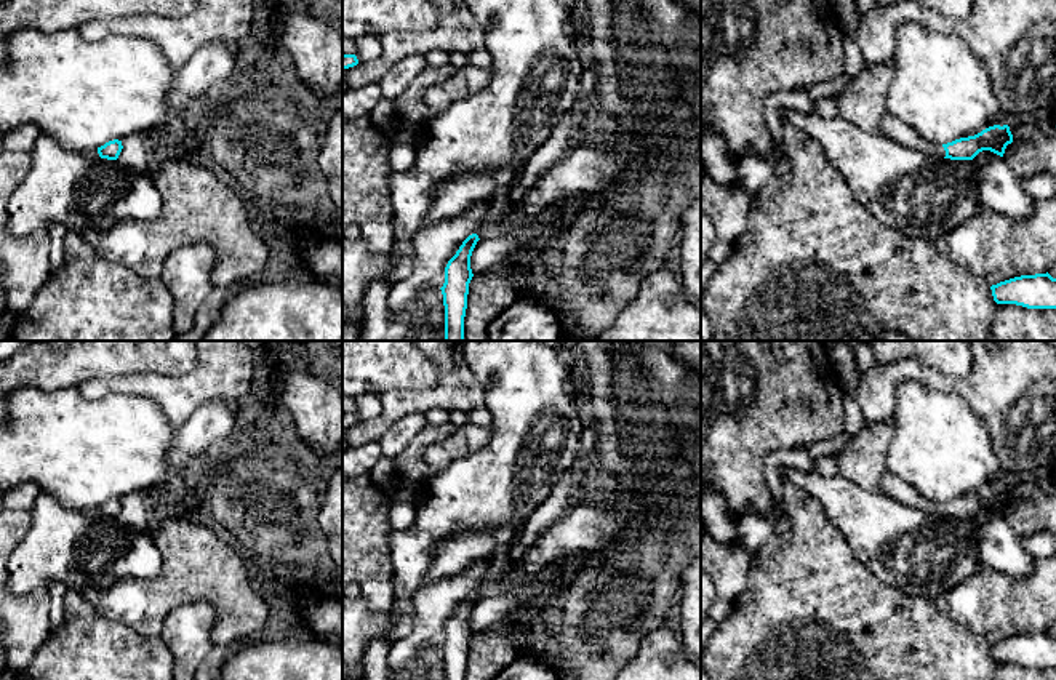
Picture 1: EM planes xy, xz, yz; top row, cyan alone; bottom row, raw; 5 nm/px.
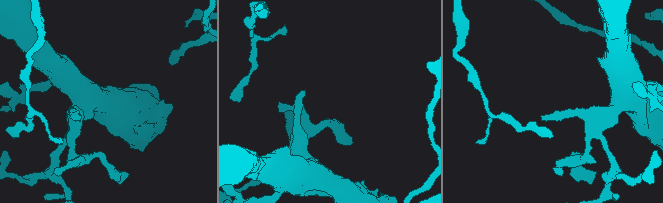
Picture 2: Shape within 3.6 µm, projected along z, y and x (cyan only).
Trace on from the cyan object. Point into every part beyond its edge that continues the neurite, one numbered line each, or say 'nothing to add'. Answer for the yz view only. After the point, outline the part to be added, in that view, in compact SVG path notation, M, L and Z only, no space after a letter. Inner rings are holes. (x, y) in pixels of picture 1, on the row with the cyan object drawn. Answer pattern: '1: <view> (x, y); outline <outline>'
1: yz (892, 127); outline M891 114L883 115L882 123L880 123L880 133L883 133L891 141L907 149L922 152L928 157L934 157L934 158L946 157L946 150L942 144L931 142L922 138L912 126L909 126L906 122L902 122L901 118Z

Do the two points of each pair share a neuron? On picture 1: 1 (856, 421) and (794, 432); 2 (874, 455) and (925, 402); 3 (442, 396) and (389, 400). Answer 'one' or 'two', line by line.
1: two
2: two
3: one

